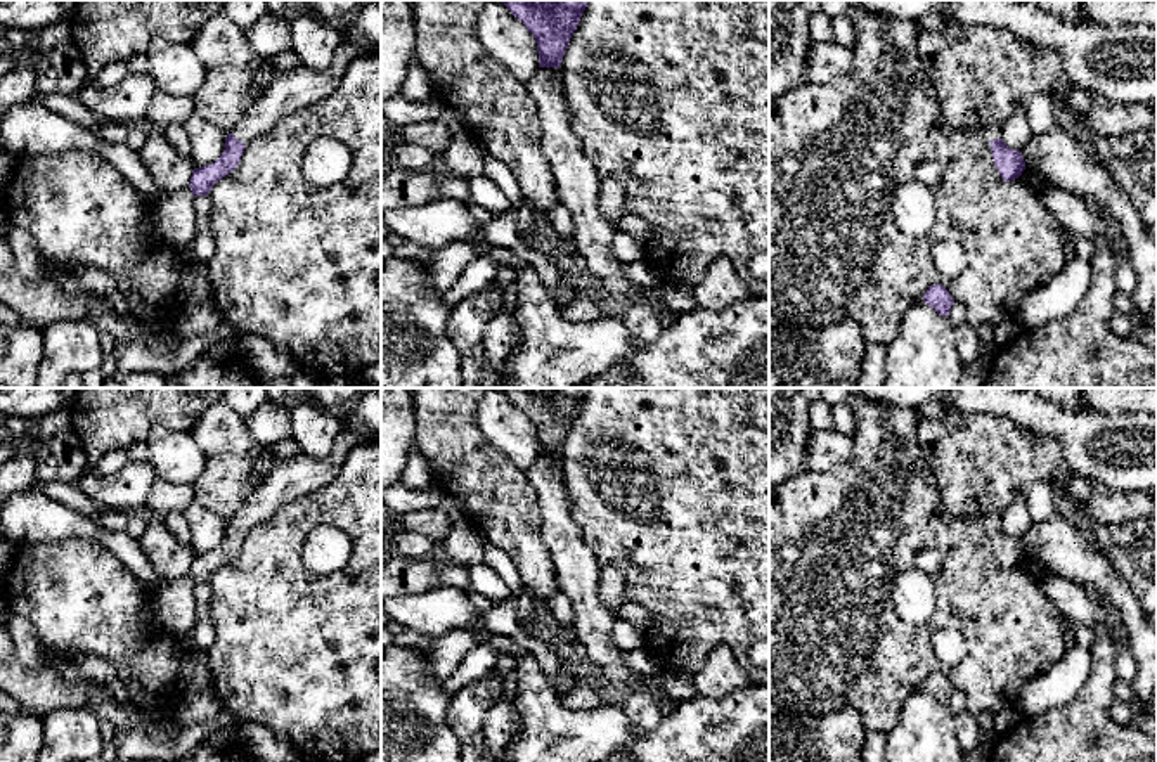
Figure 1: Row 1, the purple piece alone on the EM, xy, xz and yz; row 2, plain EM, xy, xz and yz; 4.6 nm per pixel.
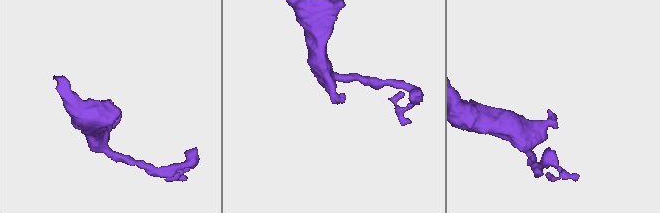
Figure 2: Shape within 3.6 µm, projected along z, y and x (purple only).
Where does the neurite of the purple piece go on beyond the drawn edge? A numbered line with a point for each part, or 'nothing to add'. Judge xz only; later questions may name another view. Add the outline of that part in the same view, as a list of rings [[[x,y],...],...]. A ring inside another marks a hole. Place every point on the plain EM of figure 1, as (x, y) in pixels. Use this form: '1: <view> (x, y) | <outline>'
nothing to add

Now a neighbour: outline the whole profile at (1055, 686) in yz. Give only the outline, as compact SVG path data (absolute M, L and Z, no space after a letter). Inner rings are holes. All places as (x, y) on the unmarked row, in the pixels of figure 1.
M1072 648L1058 663L1022 688L1018 700L1022 717L1034 717L1067 703L1086 684L1089 670L1089 648Z

